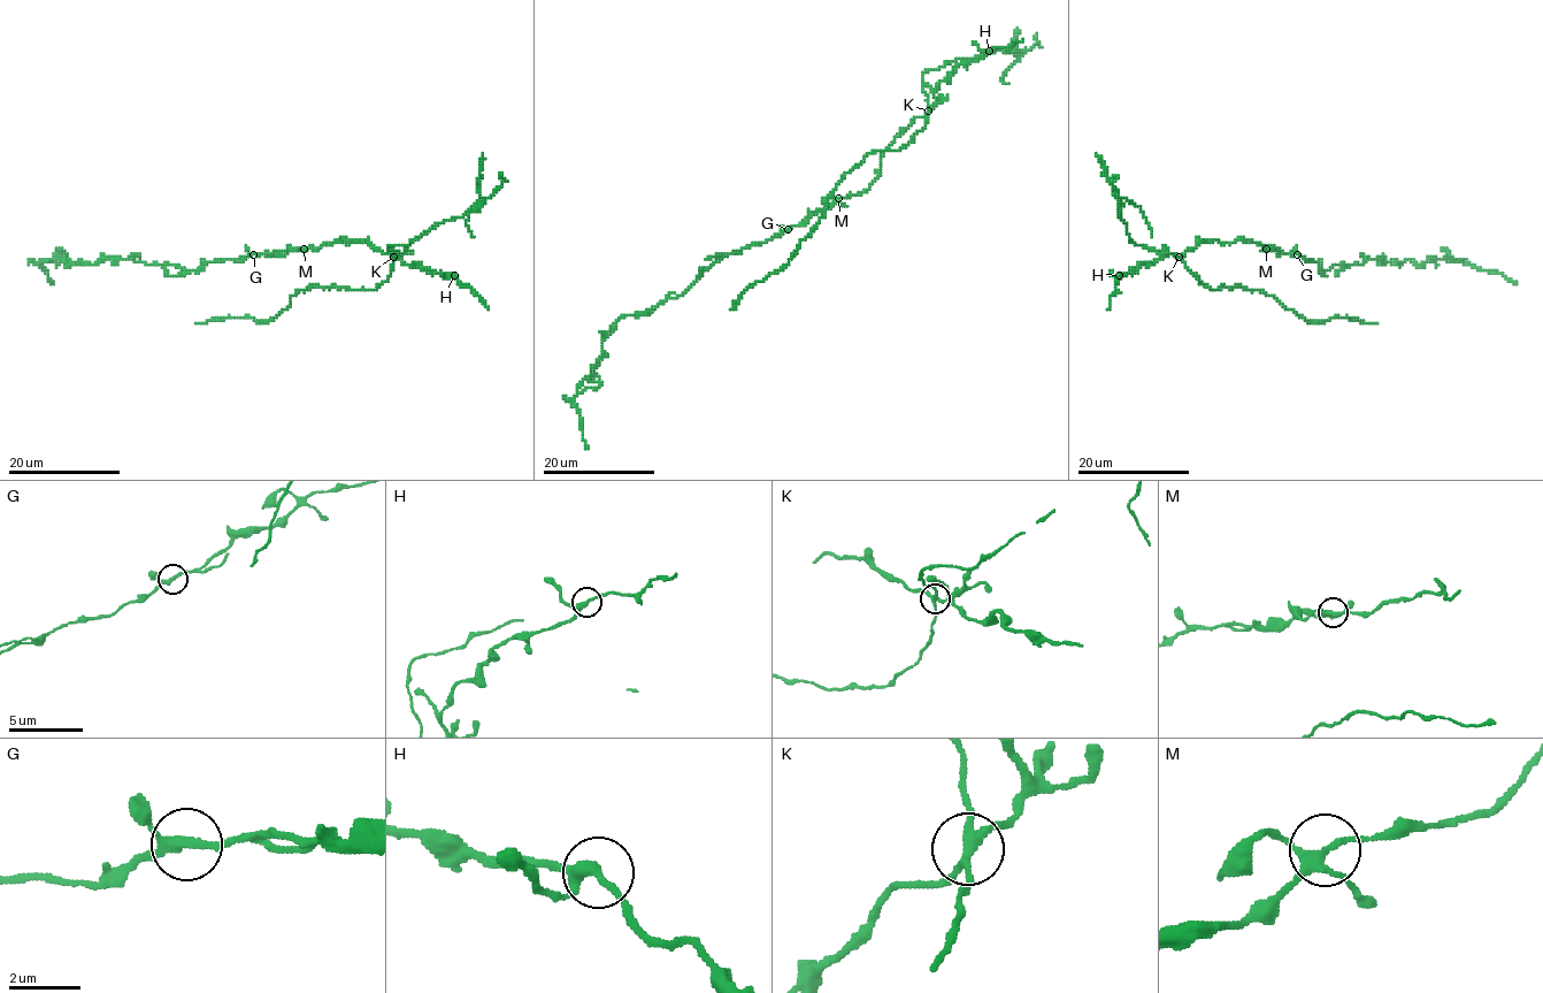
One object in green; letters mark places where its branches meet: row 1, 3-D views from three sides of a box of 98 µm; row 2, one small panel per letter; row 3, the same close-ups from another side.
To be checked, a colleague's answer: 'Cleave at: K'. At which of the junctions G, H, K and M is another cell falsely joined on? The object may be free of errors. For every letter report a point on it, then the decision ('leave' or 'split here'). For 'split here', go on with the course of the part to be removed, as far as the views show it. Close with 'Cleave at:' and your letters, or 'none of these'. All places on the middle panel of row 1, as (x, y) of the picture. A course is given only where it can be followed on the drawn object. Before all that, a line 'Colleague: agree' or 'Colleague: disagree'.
Colleague: agree
G: at (788, 229); leave
H: at (989, 51); leave
K: at (928, 111); split here; foreign part runs (927, 111), (926, 124), (910, 143), (868, 152), (845, 175), (793, 256), (754, 282), (731, 310)
M: at (838, 198); leave
Cleave at: K

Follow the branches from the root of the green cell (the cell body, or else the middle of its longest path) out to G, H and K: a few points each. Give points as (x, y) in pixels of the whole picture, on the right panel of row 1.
G: (1264, 249), (1297, 254)
H: (1264, 249), (1242, 239), (1200, 242), (1179, 257), (1165, 254), (1119, 275)
K: (1264, 249), (1242, 239), (1230, 243), (1211, 241), (1200, 242), (1179, 257)

